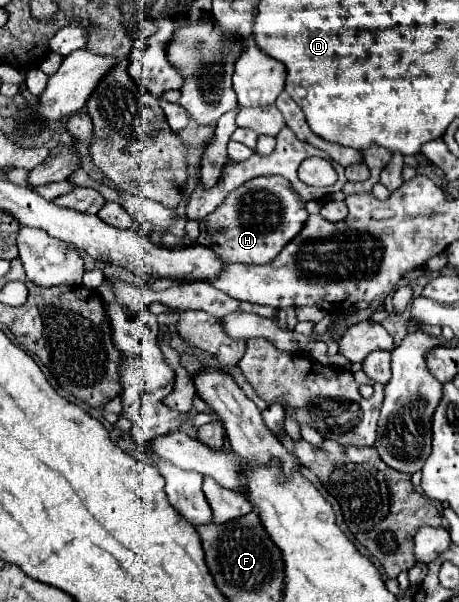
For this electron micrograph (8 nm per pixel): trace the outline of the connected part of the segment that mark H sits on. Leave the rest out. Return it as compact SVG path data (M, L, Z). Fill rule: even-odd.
M255 177L233 191L221 207L201 221L199 243L219 253L225 263L255 263L263 265L275 259L275 255L301 231L307 209L303 199L291 189L287 179Z

